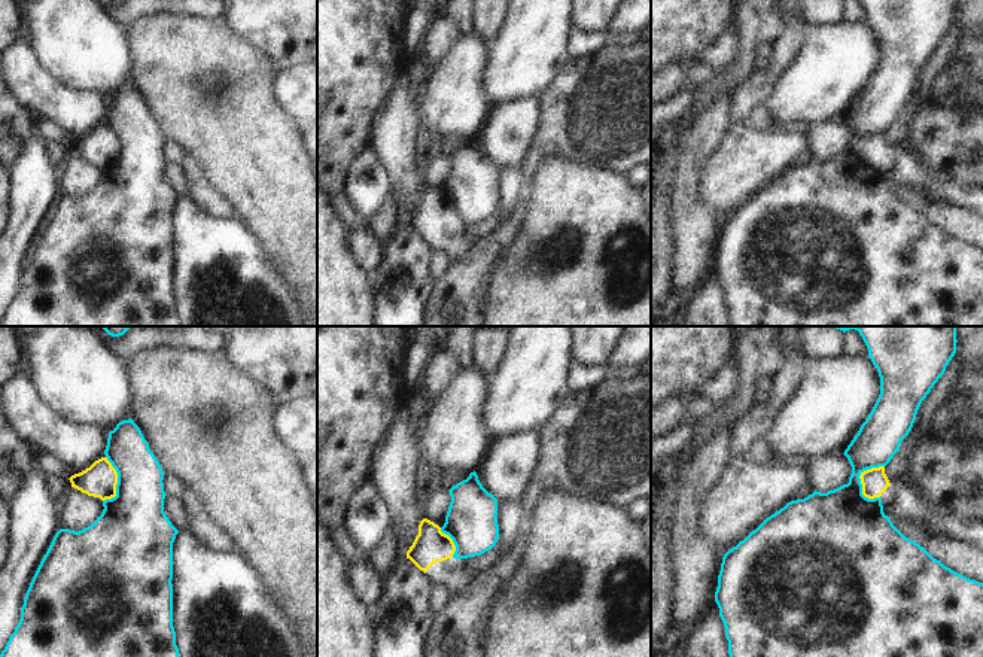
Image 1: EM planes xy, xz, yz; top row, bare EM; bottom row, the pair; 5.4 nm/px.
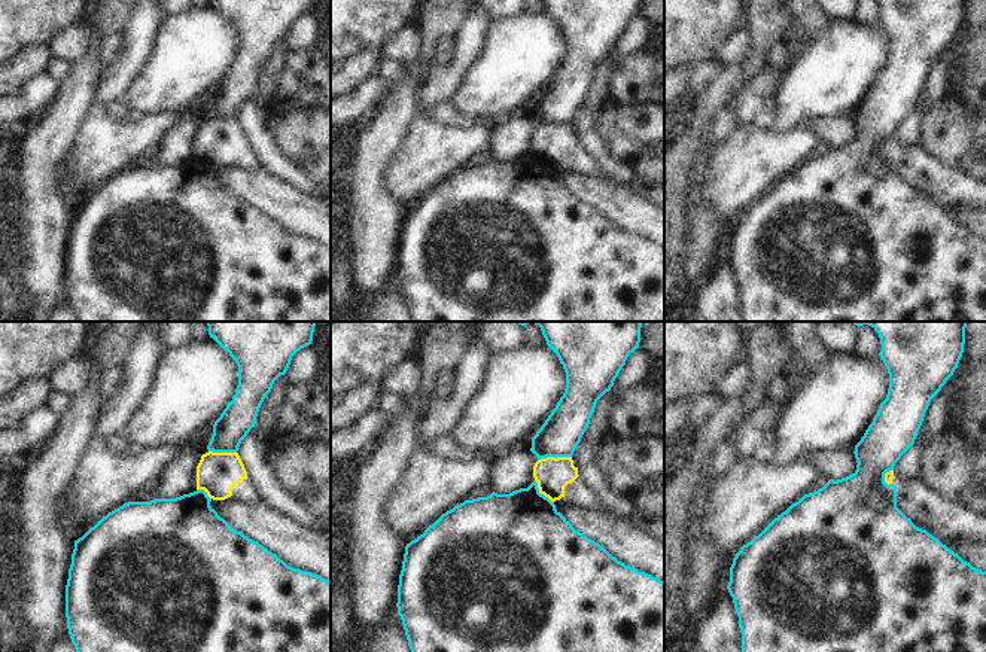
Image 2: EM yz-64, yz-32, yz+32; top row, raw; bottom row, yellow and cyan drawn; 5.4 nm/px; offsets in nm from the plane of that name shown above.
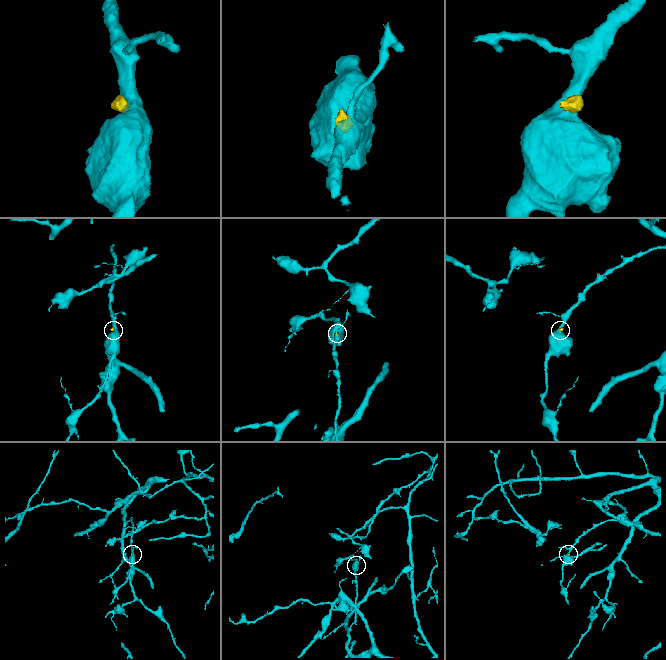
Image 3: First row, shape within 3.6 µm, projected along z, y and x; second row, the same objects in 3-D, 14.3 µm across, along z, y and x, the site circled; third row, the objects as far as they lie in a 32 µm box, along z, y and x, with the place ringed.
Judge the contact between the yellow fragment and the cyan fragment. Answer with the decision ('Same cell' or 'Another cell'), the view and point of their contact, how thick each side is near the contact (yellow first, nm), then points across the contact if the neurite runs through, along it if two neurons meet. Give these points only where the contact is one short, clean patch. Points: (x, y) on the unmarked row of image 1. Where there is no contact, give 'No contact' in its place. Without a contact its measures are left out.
Another cell. Touches yellow at yz (860, 142). Thickness 140 nm (yellow) against 340 nm. Boundary: yz (883, 131), (867, 134), (860, 142), (861, 158), (869, 166).

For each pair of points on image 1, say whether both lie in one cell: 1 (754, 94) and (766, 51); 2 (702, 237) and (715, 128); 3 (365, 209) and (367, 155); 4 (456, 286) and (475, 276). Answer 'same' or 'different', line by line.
1: different
2: same
3: same
4: same

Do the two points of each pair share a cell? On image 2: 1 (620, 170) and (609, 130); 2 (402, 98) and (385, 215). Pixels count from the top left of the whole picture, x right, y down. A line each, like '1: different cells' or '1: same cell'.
1: different cells
2: same cell

